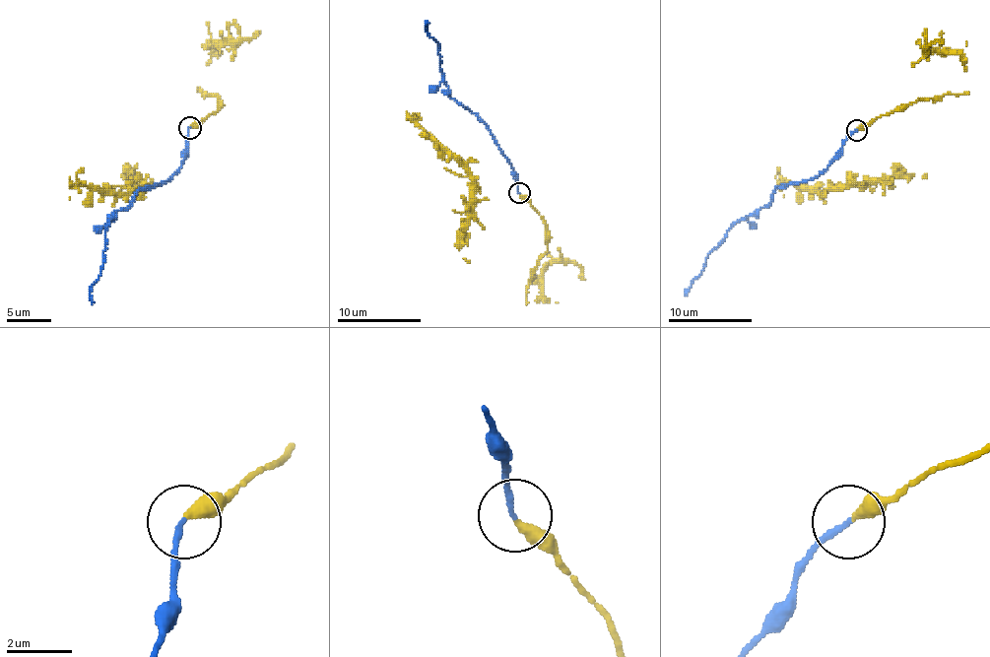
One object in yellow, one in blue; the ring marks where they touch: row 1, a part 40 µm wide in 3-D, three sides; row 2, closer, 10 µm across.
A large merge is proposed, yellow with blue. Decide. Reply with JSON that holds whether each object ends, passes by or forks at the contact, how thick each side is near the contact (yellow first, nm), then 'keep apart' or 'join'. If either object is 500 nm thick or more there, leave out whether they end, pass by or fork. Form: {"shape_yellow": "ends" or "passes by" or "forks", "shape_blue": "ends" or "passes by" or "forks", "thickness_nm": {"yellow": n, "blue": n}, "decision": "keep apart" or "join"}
{"shape_yellow": "ends", "shape_blue": "ends", "thickness_nm": {"yellow": 320, "blue": 180}, "decision": "join"}

